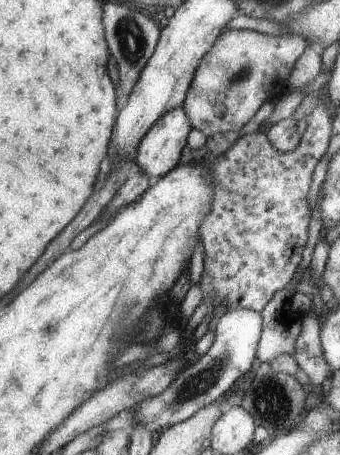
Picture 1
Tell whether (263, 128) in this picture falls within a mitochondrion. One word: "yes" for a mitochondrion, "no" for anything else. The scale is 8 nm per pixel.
no

